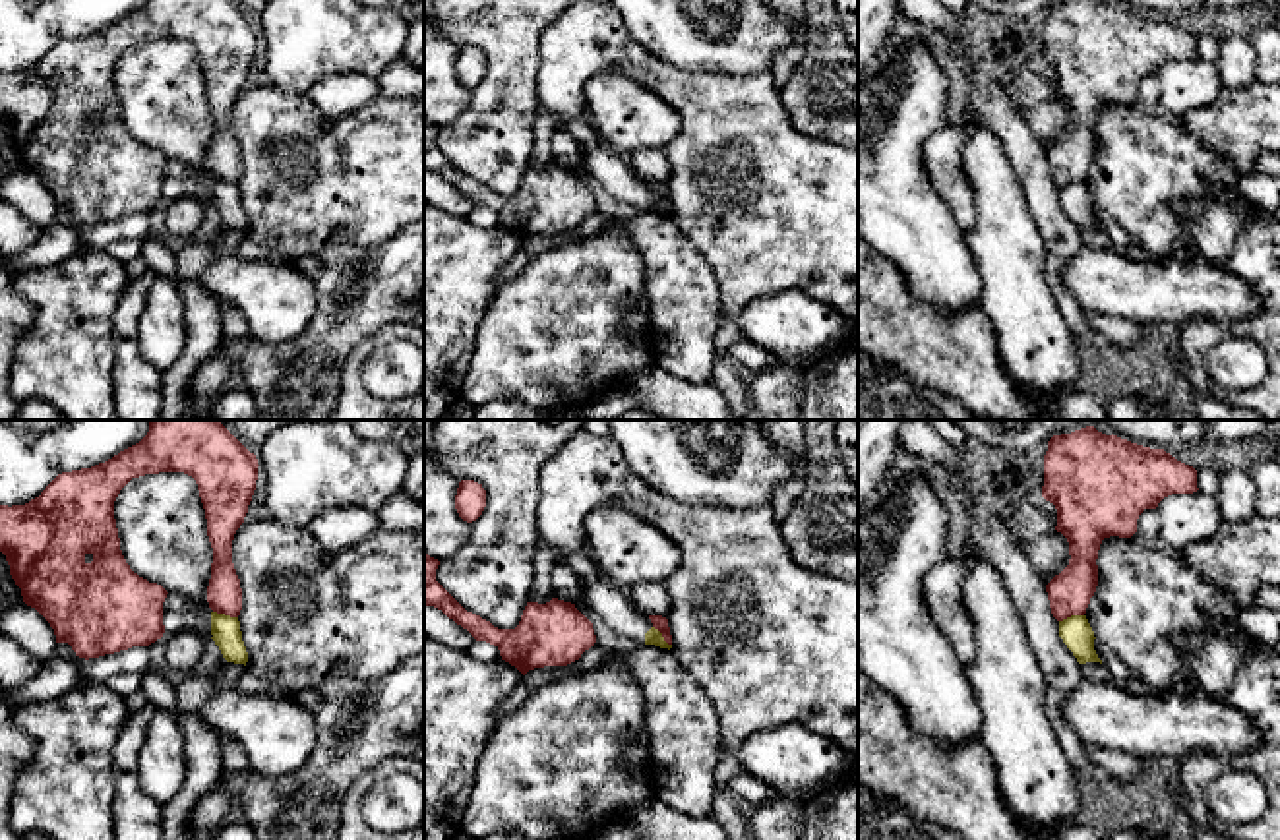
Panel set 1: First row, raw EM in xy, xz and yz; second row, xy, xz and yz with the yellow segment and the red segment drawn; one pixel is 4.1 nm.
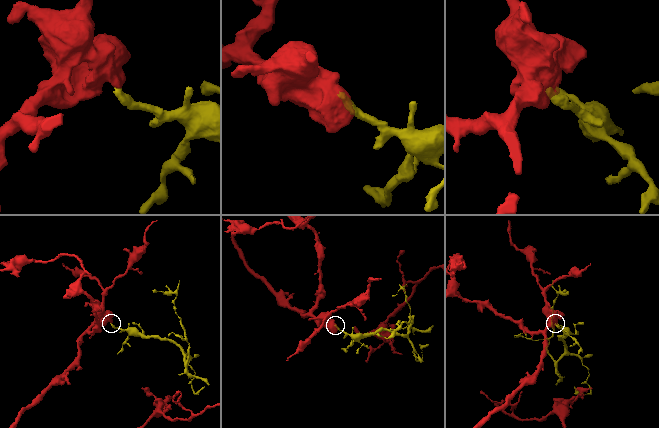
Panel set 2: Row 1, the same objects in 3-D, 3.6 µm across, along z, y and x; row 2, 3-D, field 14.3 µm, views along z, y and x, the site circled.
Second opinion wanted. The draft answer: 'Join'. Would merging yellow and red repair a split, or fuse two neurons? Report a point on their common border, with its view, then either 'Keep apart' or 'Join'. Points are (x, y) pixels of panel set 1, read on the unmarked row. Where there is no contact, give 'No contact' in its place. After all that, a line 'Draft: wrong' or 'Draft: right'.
Touches yellow at xy (225, 182). Keep apart
Draft: wrong

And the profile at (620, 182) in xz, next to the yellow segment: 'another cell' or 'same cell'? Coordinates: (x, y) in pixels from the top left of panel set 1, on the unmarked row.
same cell

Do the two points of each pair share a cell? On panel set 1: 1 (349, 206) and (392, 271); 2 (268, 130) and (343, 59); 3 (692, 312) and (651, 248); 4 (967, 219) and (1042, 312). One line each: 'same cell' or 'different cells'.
1: different cells
2: different cells
3: same cell
4: different cells

